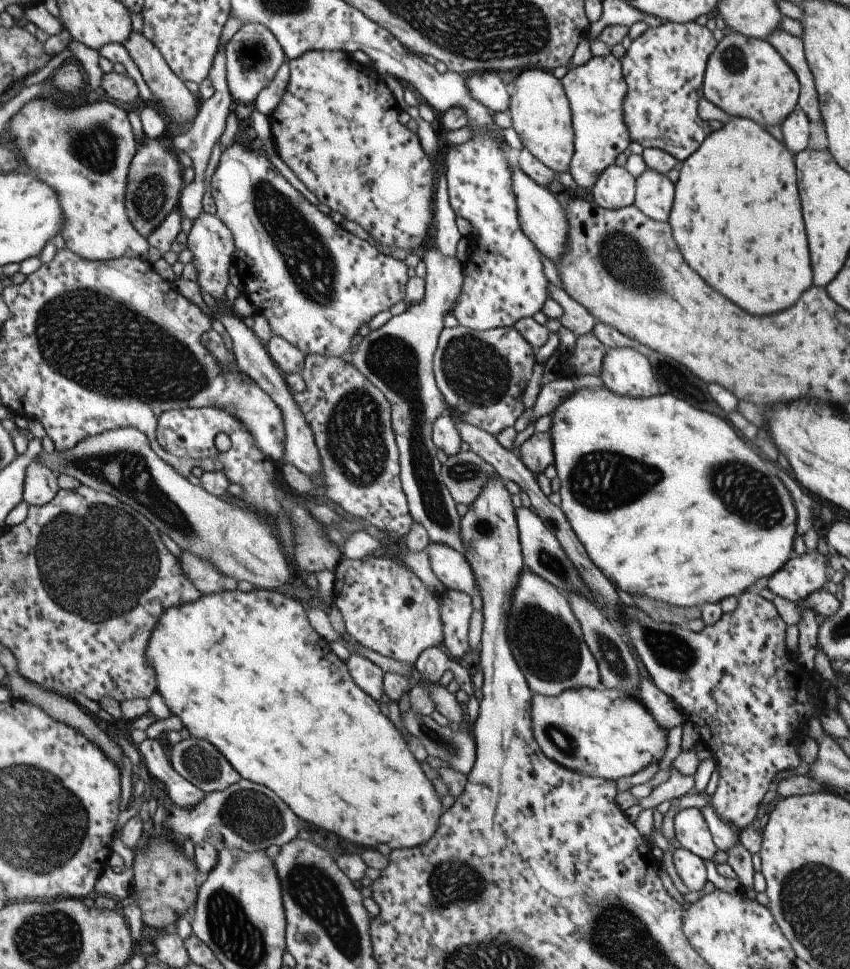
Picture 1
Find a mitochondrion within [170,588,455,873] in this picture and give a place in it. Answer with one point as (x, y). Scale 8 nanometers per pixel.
(252, 816)

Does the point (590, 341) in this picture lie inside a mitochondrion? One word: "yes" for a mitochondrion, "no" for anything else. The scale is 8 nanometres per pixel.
no

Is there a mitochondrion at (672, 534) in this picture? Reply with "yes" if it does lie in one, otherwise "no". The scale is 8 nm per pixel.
no

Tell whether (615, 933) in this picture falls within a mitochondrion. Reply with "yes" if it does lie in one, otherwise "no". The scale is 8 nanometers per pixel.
yes

